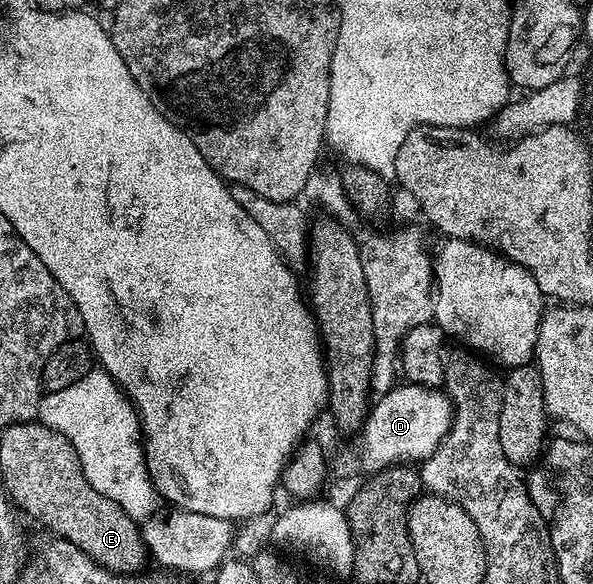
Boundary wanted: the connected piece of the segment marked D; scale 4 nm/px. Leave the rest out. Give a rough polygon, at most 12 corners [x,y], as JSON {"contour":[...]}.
{"contour":[[408,381],[370,404],[339,475],[418,464],[451,427],[442,390]]}

